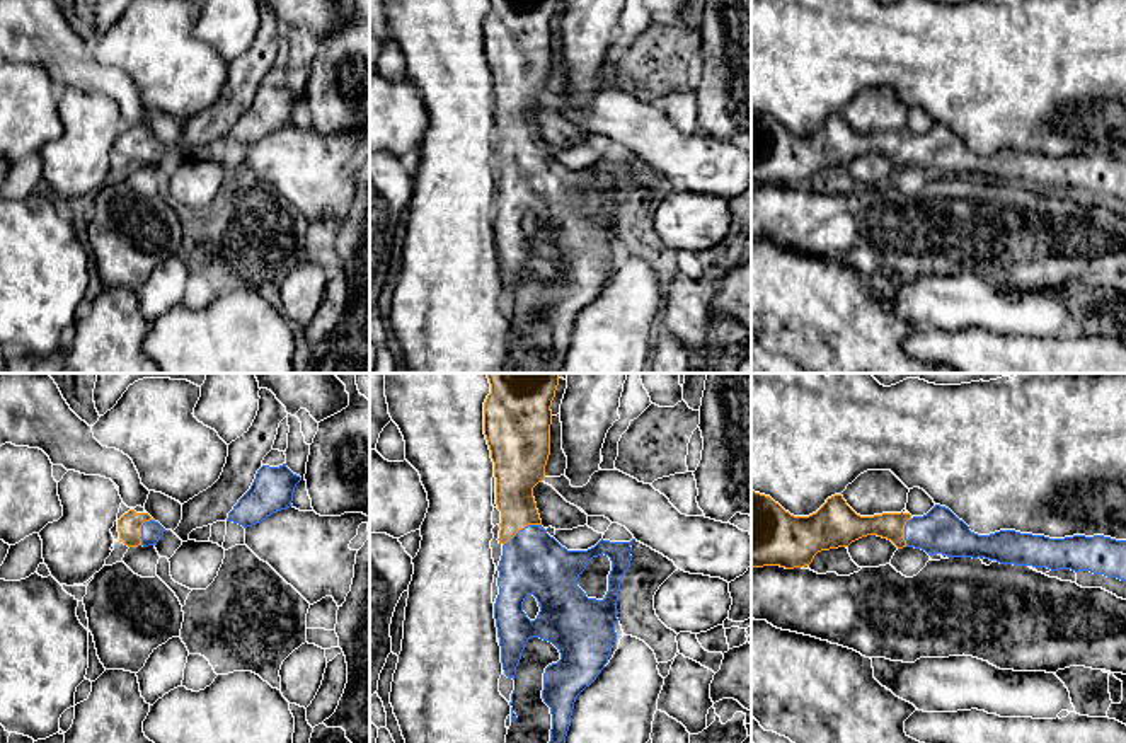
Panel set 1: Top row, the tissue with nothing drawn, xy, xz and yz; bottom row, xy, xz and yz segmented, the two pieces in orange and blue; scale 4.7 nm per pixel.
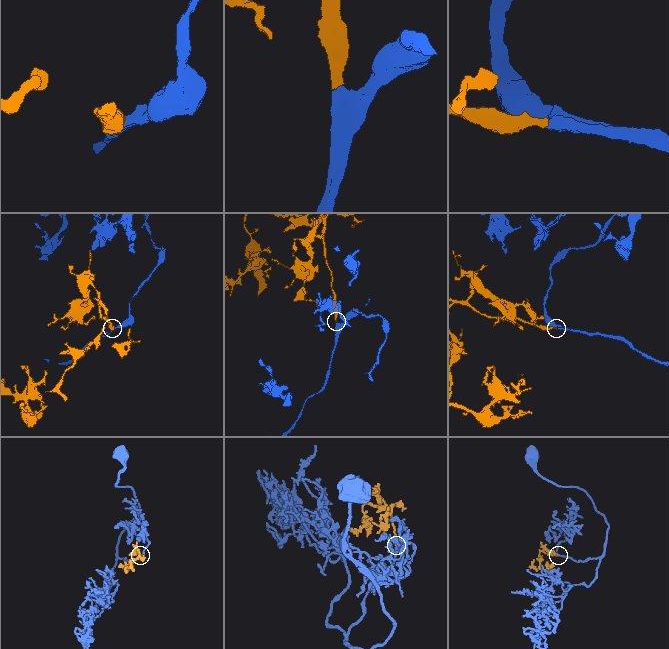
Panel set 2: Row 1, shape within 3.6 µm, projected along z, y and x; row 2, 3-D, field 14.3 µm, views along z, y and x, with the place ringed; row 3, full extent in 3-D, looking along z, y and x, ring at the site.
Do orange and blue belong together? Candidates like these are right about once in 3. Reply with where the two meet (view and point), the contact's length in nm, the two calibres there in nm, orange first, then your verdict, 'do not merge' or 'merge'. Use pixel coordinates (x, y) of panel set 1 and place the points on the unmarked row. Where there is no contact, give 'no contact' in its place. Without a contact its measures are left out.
xz (522, 147) | 220 nm | 200/300 nm | merge

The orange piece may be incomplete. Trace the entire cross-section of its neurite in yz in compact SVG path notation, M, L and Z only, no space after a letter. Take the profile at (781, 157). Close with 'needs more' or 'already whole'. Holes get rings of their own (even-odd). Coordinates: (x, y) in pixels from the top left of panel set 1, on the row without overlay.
M751 107L751 186L804 186L818 170L848 165L867 153L888 157L898 167L922 167L928 174L985 176L1051 189L1090 189L1126 199L1126 158L1104 153L1049 157L1015 148L978 153L940 123L923 135L903 130L860 135L842 112L828 116L809 135L794 135L770 114Z; needs more

